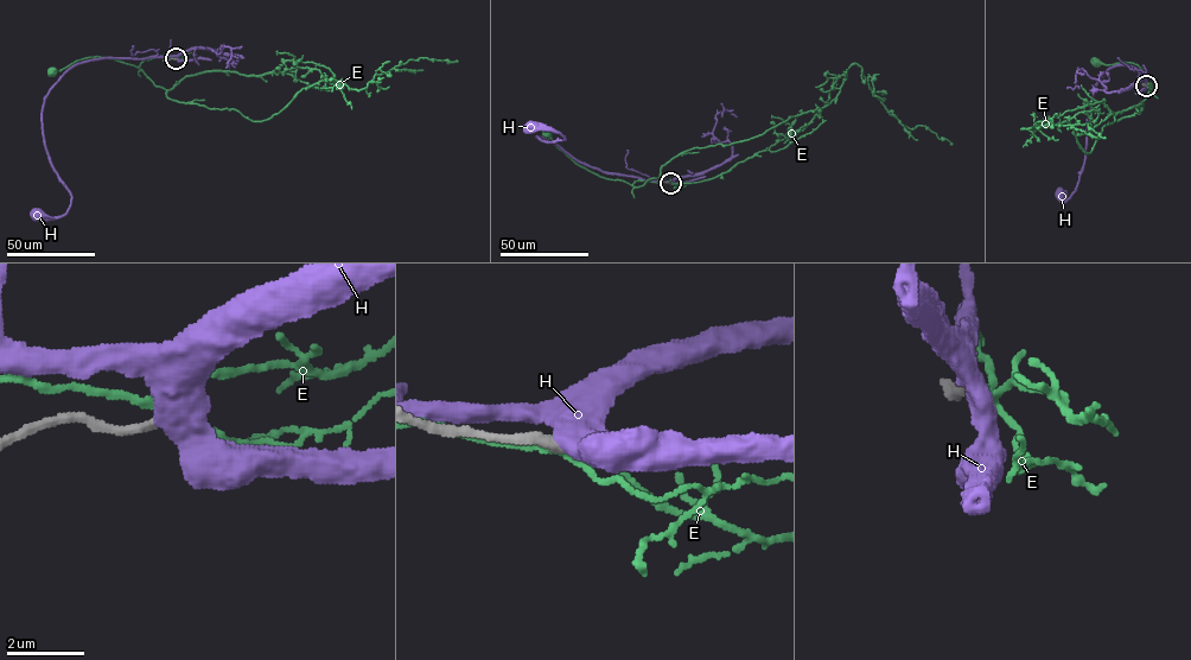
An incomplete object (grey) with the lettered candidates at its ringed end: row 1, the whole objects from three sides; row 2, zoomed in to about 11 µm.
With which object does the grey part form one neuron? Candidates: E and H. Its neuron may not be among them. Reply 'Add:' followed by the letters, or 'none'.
Add: none

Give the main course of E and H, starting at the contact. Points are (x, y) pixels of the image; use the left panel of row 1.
E: (177, 58), (145, 59), (139, 67), (106, 57), (86, 57), (52, 73)
H: (176, 58), (102, 58), (69, 68), (45, 100), (42, 129), (70, 207), (61, 216), (38, 215)

